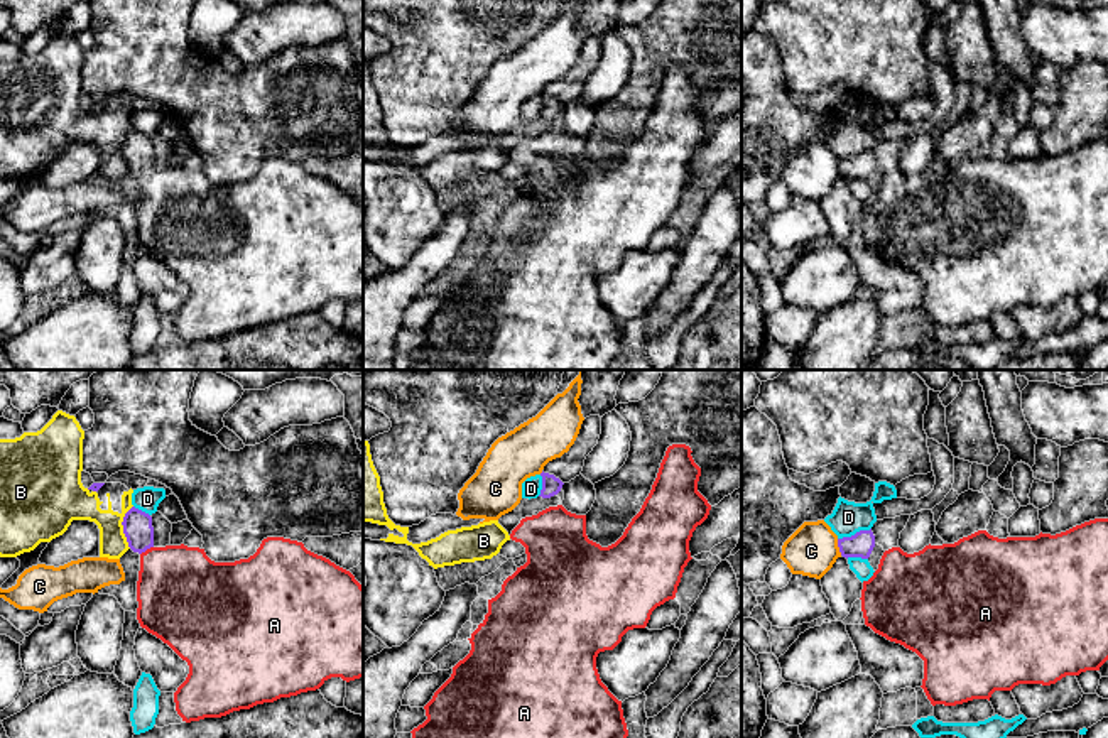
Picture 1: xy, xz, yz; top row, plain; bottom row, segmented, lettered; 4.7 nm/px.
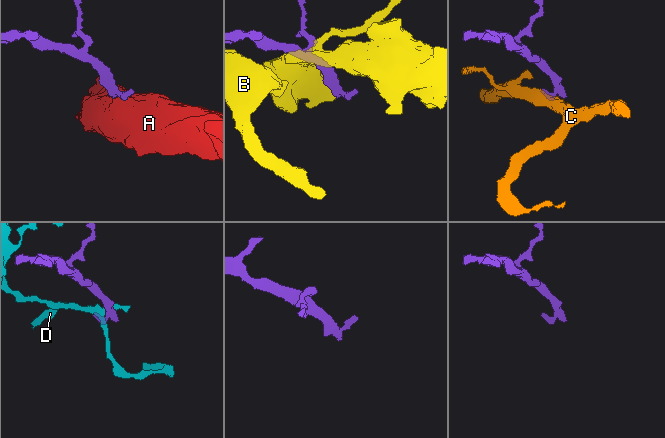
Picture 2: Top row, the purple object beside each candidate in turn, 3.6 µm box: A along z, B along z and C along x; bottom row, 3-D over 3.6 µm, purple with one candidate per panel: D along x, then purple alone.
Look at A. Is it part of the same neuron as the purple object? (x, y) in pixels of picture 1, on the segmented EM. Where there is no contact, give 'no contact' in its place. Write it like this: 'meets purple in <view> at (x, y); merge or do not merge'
meets purple in xy at (146, 549); merge

